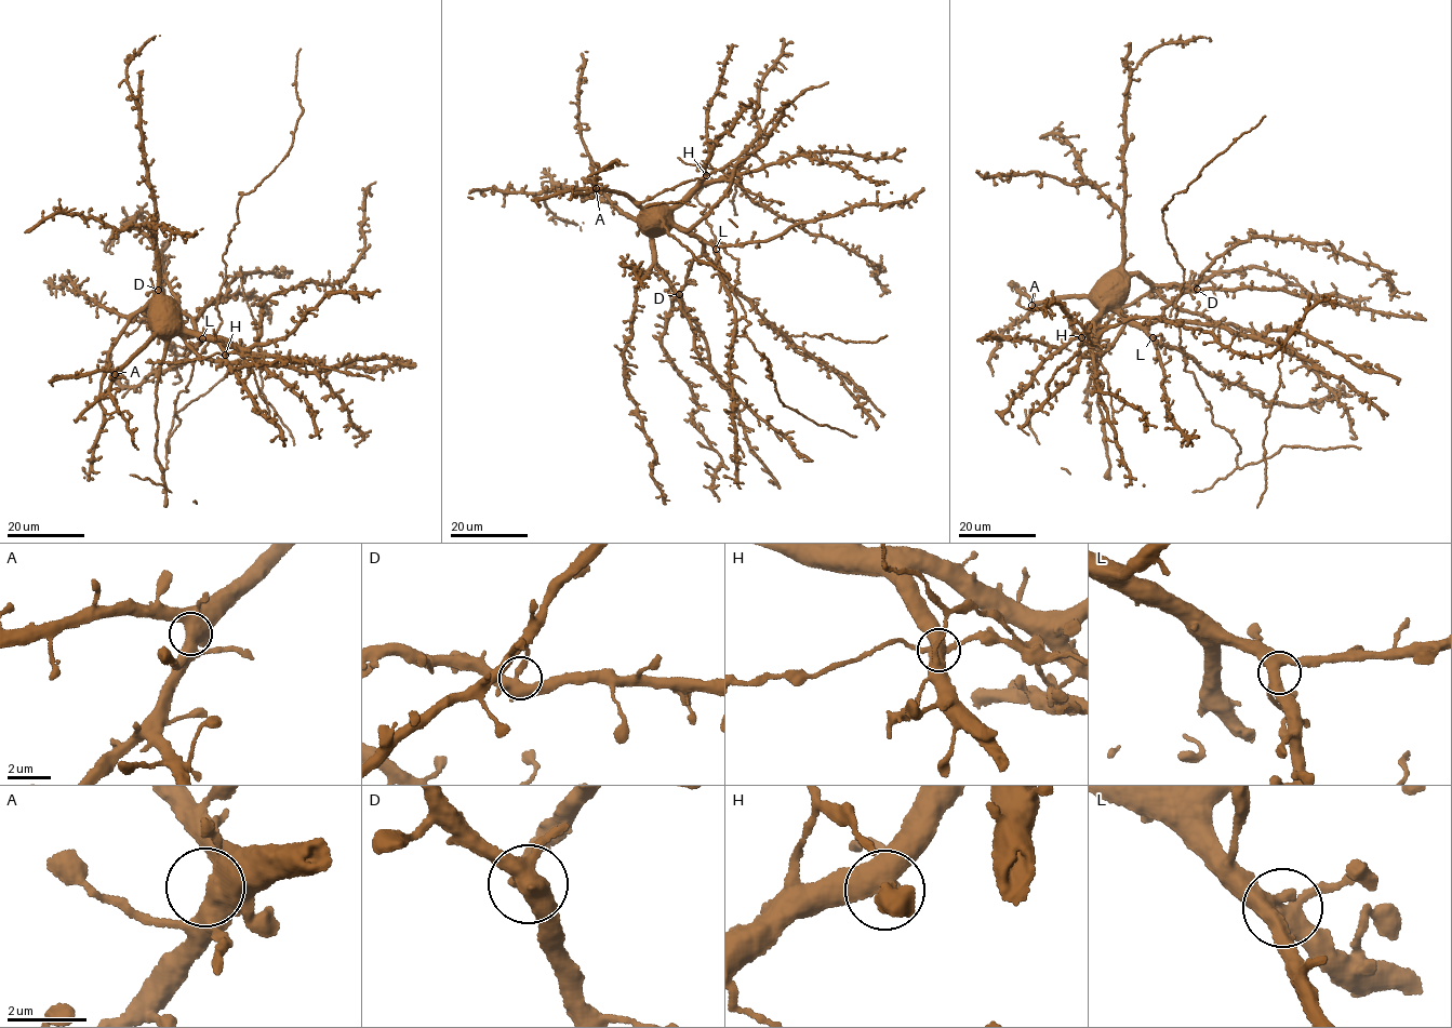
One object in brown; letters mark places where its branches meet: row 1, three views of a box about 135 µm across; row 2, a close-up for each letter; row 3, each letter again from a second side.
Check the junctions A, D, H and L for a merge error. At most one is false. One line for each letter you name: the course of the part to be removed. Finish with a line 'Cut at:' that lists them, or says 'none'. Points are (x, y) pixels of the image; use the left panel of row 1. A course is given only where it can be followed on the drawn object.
H: course (225, 355), (242, 352), (287, 358), (374, 379)
Cut at: H

